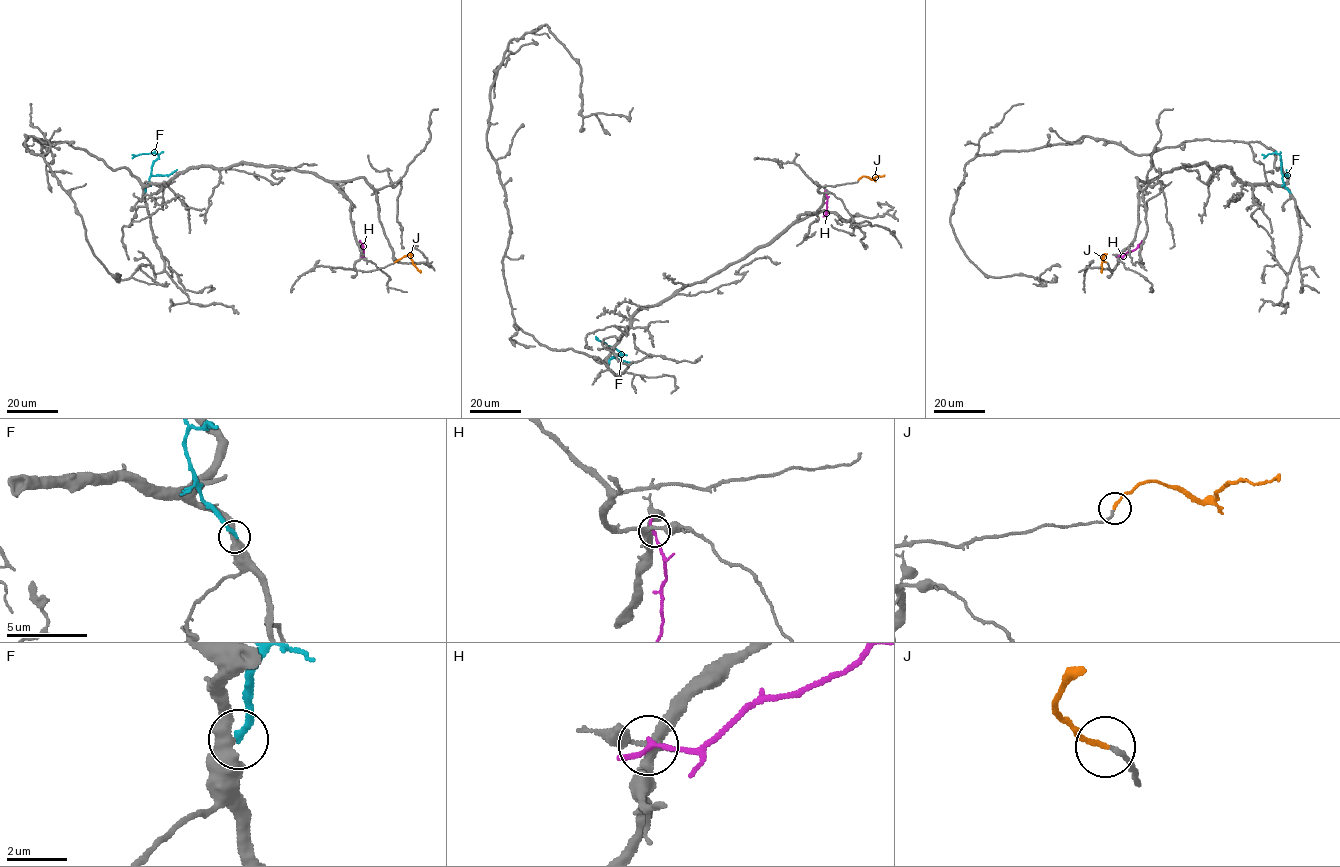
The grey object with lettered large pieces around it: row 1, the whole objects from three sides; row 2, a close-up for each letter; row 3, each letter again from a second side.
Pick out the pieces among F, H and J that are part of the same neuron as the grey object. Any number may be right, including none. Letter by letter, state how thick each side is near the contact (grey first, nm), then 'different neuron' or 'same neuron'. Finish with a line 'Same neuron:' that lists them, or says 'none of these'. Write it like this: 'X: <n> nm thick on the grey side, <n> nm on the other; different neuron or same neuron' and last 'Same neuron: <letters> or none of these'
F: 480 nm thick on the grey side, 240 nm on the other; different neuron
H: 320 nm thick on the grey side, 200 nm on the other; different neuron
J: 150 nm thick on the grey side, 160 nm on the other; same neuron
Same neuron: J

